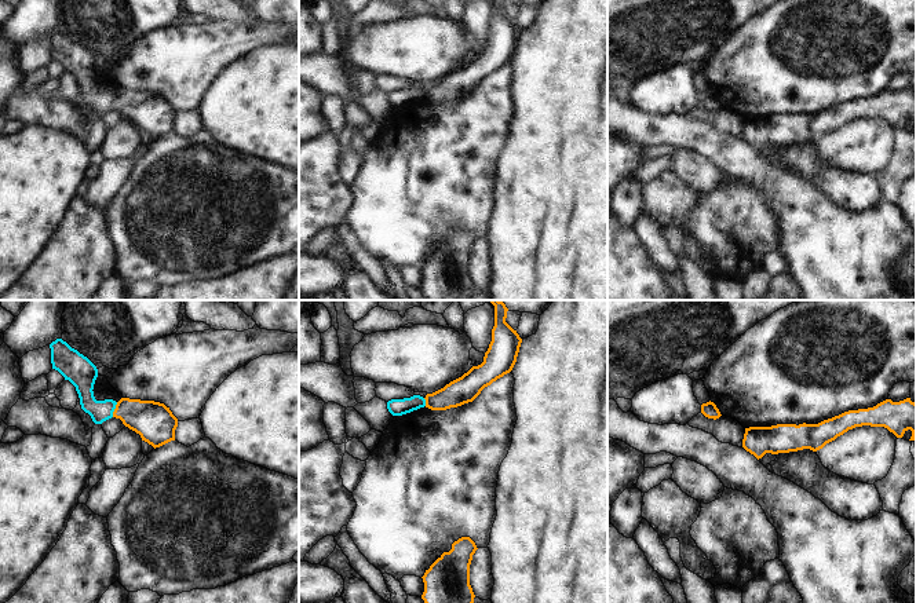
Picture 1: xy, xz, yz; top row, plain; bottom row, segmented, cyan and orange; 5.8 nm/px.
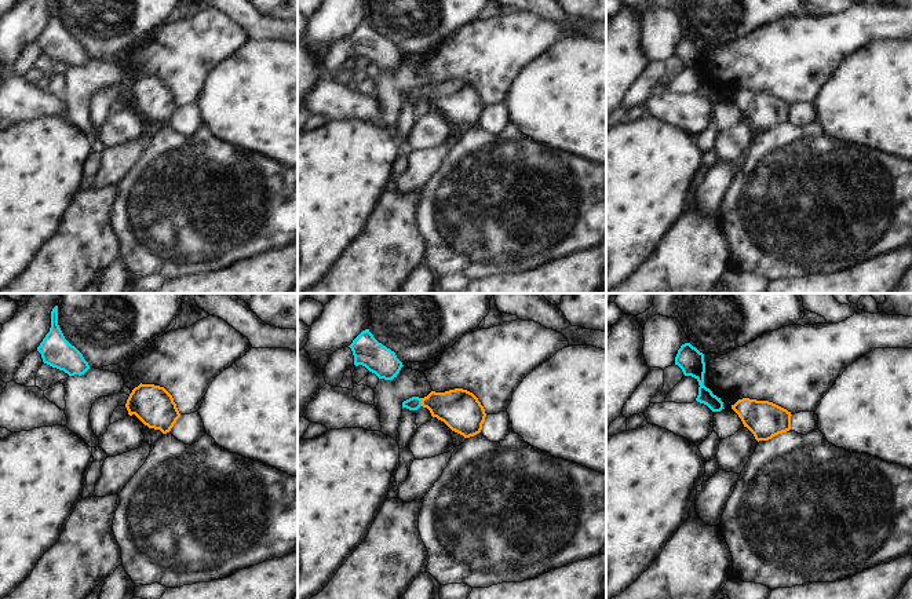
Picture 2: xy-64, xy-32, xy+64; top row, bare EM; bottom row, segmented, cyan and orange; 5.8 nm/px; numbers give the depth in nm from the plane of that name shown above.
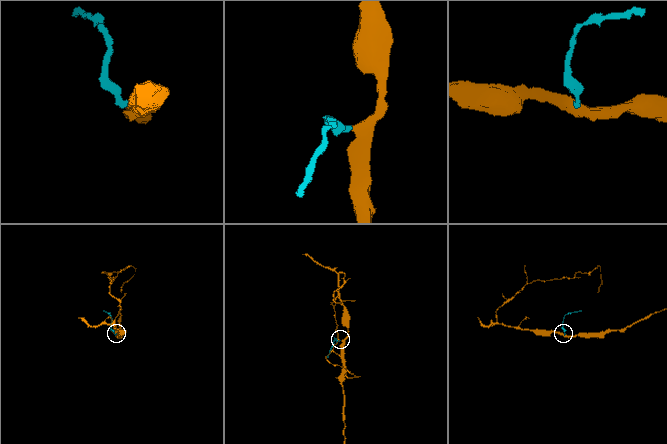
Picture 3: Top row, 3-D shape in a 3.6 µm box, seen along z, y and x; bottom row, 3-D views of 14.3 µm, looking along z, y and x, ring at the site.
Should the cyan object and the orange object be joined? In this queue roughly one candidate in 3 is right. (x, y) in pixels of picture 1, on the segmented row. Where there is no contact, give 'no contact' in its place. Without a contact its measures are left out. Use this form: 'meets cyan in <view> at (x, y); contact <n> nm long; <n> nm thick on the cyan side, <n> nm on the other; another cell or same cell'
meets cyan in xy at (115, 408); contact 90 nm long; 140 nm thick on the cyan side, 220 nm on the other; same cell

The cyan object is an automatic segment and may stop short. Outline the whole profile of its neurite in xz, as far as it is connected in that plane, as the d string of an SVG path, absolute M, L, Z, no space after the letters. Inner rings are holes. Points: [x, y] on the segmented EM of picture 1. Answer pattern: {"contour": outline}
{"contour": "M500 300L489 302L495 306L495 326L483 362L424 398L413 395L388 401L387 409L393 416L402 416L424 406L431 410L446 410L472 402L485 387L512 370L522 339L506 322L508 311L506 304Z"}

